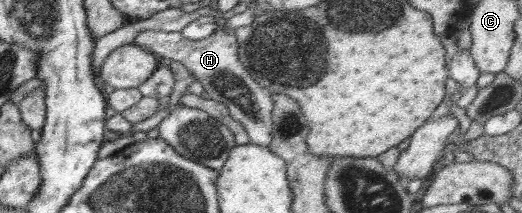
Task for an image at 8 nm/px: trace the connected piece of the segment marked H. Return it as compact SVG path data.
M233 29L216 30L209 38L199 41L185 38L182 32L146 30L139 32L132 43L149 50L158 58L171 58L181 62L197 81L201 82L207 97L225 104L229 114L241 122L251 143L269 148L273 128L271 111L274 107L271 93L259 86L241 64L238 57L238 40Z

